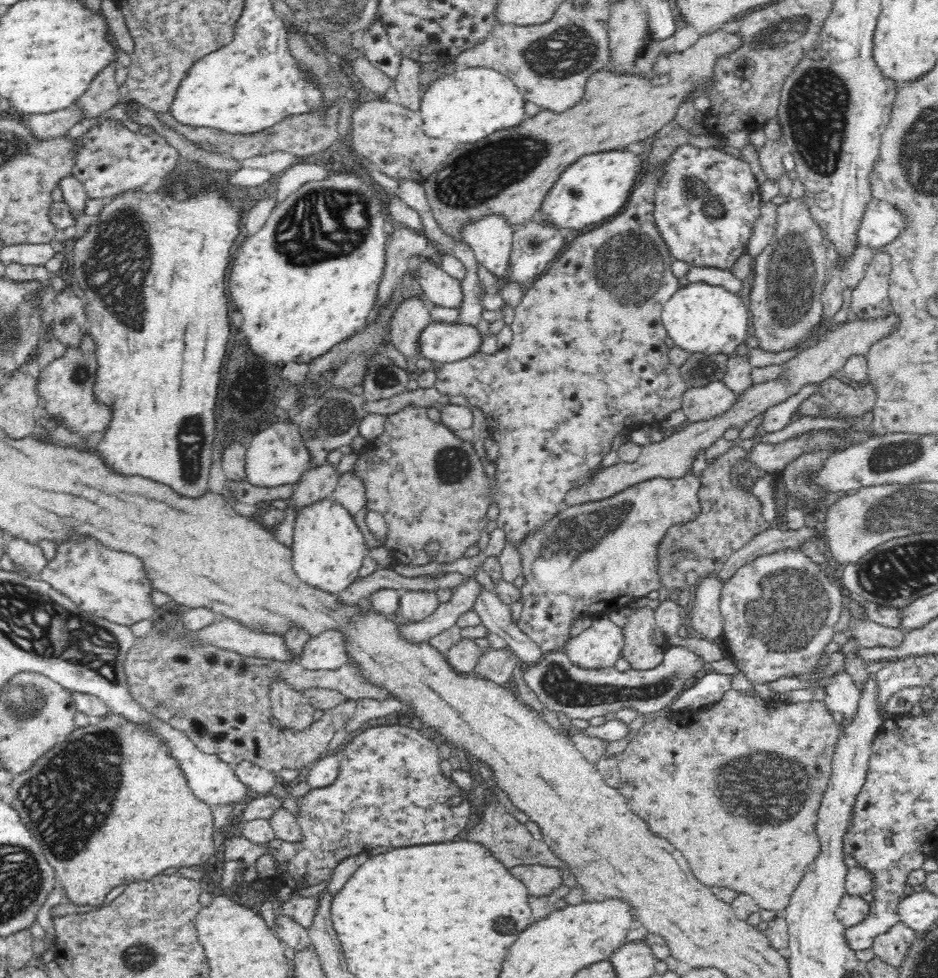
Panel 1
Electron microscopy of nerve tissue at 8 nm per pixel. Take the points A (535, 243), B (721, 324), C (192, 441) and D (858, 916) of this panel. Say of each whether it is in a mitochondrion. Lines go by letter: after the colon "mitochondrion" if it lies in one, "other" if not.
A: mitochondrion
B: other
C: mitochondrion
D: other

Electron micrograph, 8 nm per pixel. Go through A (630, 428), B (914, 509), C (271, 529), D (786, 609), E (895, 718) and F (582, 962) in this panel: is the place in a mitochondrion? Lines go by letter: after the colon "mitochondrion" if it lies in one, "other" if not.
A: other
B: mitochondrion
C: other
D: mitochondrion
E: other
F: other

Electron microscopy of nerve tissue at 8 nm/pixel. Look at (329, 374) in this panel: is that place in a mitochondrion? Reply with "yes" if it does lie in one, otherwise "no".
yes

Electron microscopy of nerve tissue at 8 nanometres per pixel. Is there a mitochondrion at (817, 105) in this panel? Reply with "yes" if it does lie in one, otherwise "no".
yes

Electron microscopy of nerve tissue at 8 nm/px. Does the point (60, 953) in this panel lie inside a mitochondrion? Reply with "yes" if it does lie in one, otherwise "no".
no

